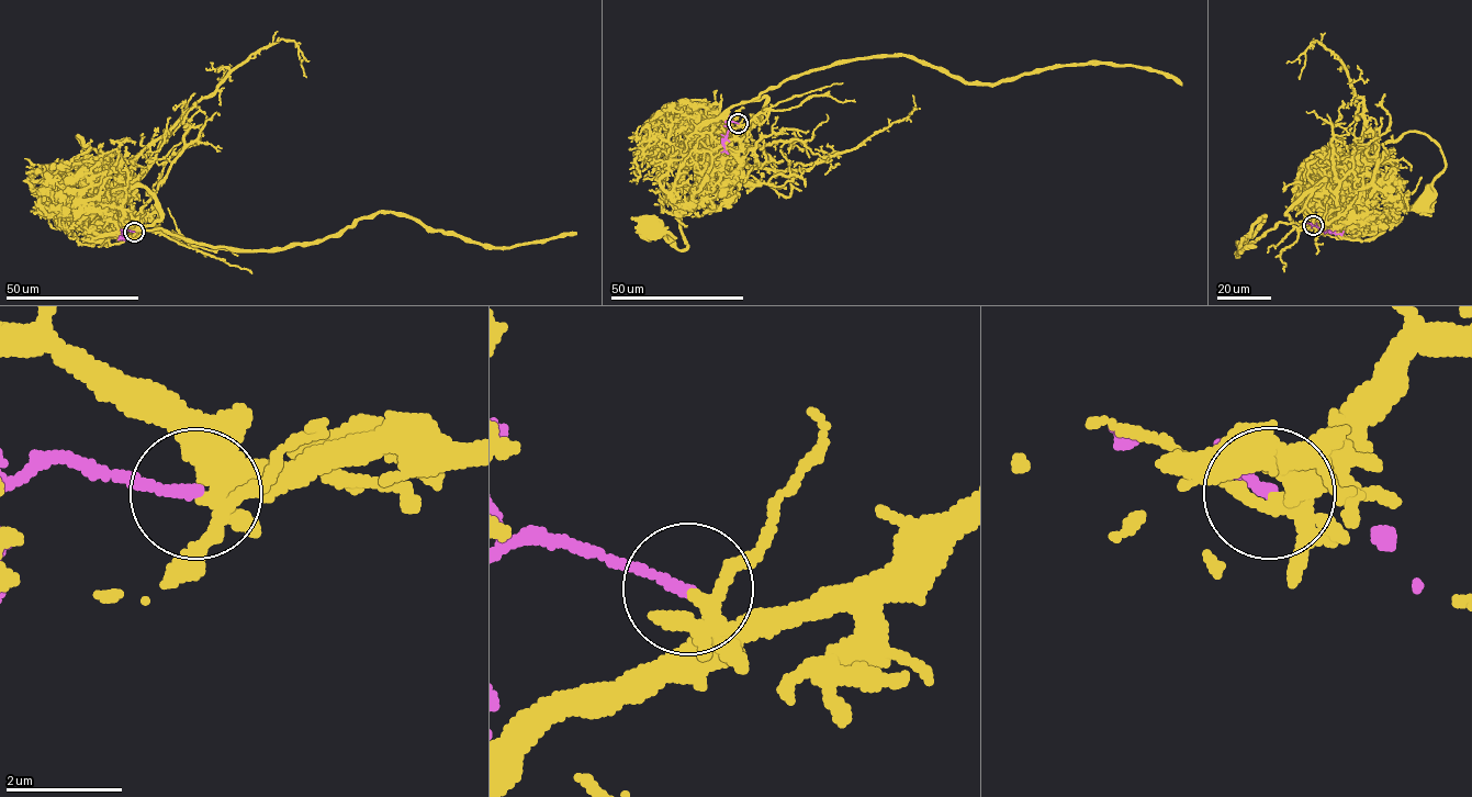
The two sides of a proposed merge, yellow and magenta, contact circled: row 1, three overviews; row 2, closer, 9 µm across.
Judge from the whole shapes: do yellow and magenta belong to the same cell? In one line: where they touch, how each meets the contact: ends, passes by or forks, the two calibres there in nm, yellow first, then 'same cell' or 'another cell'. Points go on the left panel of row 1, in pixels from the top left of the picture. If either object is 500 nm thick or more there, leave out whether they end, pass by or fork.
at (134, 232); yellow forks there; magenta ends there; 220 nm thick on the yellow side, 190 nm on the other; another cell

